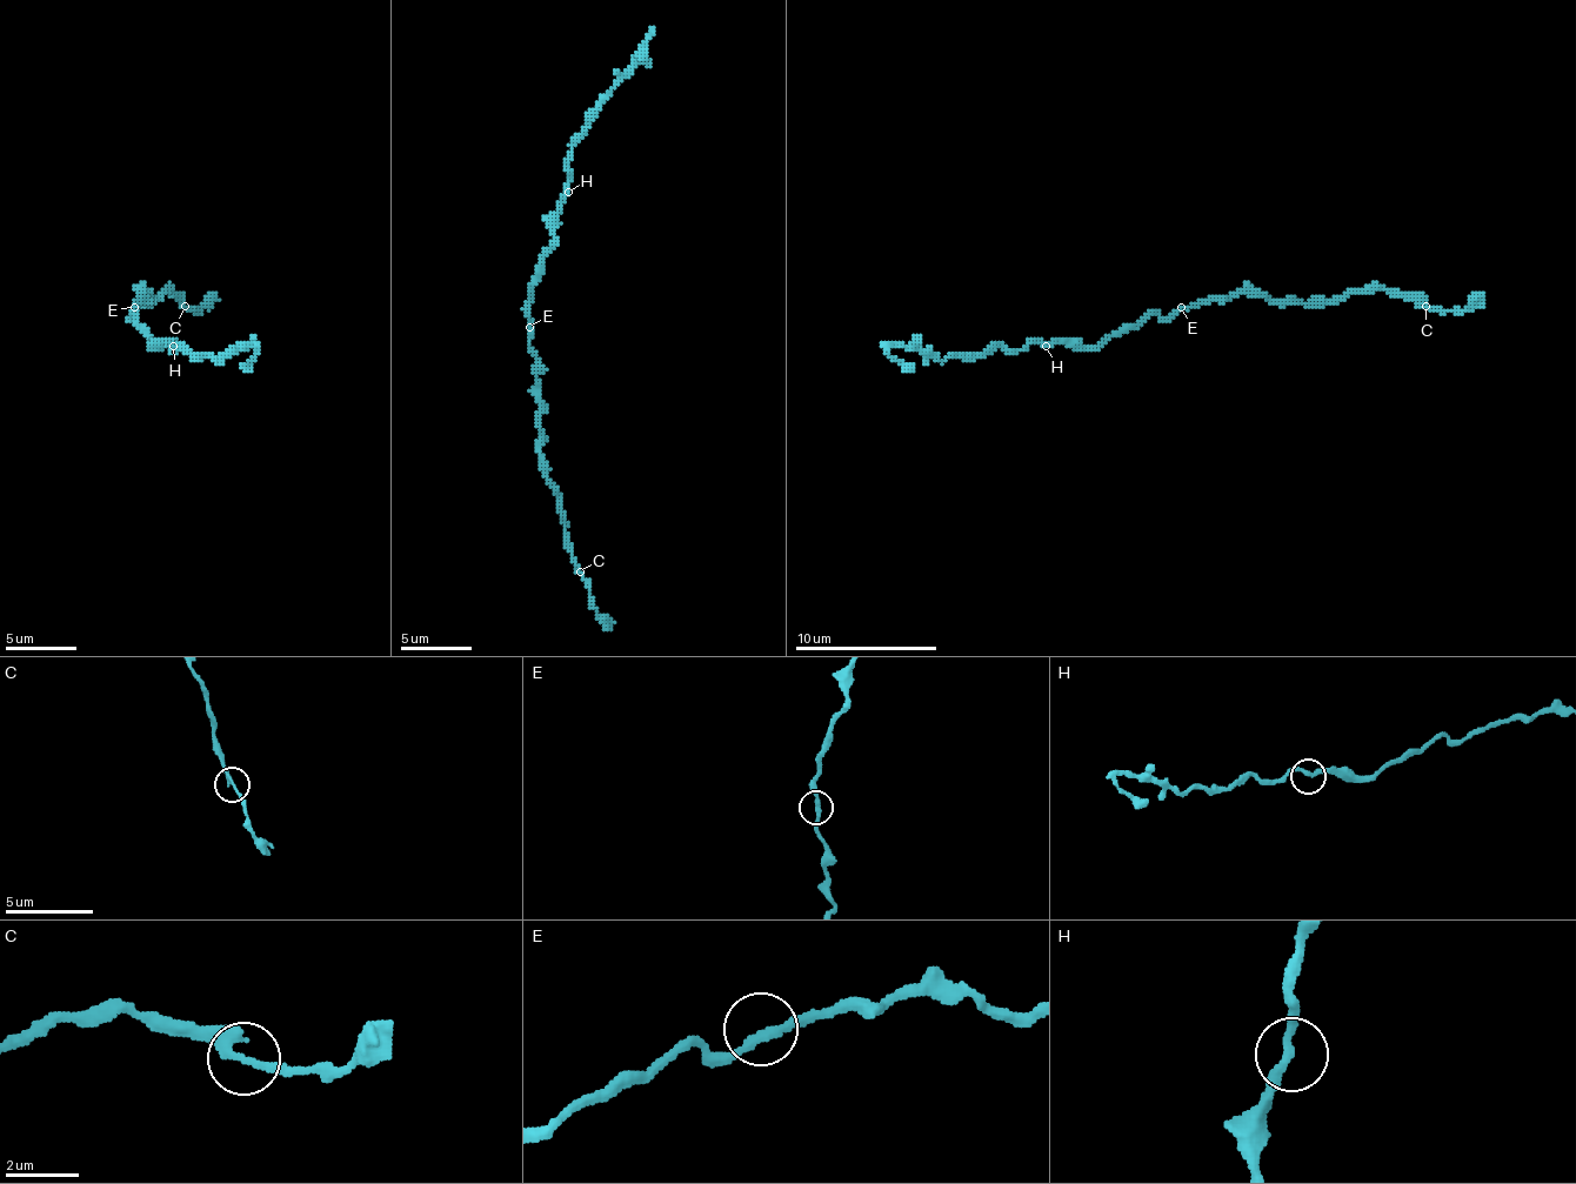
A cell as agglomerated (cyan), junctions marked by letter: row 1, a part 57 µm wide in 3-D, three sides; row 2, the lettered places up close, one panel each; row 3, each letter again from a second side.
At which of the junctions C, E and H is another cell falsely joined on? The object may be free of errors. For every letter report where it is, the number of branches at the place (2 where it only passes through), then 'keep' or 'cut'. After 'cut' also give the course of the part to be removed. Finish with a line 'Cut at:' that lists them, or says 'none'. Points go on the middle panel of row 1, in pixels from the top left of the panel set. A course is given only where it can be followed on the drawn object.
C: (580, 572) | 2 | cut | (579, 573), (593, 608), (610, 629)
E: (529, 327) | 2 | keep
H: (568, 192) | 2 | keep
Cut at: C

